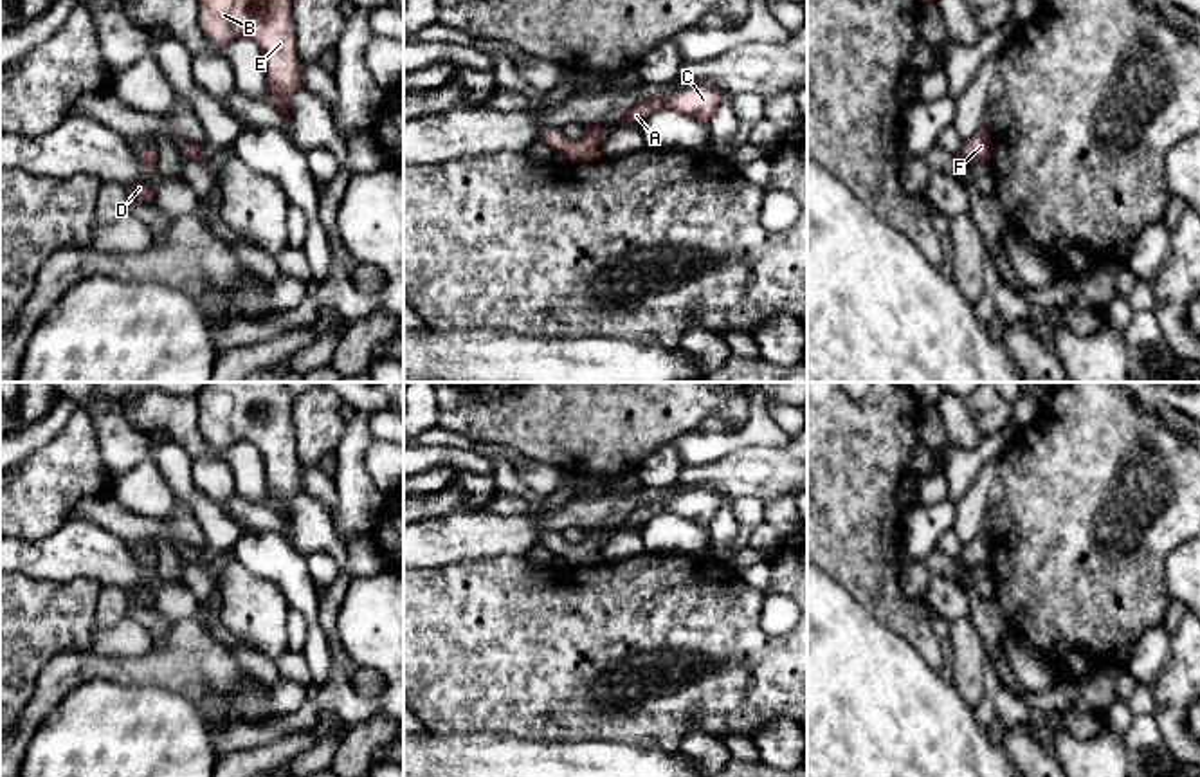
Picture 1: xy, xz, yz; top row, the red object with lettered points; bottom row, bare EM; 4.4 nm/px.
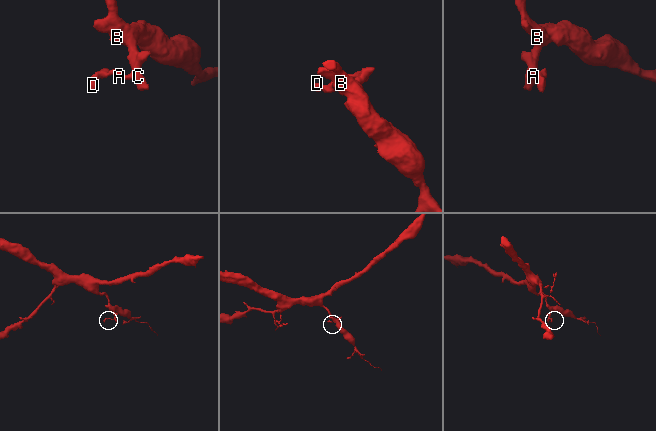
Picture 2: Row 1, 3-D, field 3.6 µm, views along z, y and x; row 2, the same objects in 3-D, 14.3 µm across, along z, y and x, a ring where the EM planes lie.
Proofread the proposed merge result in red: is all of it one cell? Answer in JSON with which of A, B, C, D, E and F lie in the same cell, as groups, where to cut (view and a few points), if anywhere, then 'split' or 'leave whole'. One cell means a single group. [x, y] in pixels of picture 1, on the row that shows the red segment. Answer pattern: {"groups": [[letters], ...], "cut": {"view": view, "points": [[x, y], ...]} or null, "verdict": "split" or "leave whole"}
{"groups": [["A", "B", "C", "D", "E", "F"]], "cut": null, "verdict": "leave whole"}

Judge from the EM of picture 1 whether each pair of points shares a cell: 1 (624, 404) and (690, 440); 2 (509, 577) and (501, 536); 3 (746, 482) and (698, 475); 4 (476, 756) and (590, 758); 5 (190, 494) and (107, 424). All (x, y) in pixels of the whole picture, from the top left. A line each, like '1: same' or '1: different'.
1: different
2: different
3: same
4: same
5: same

